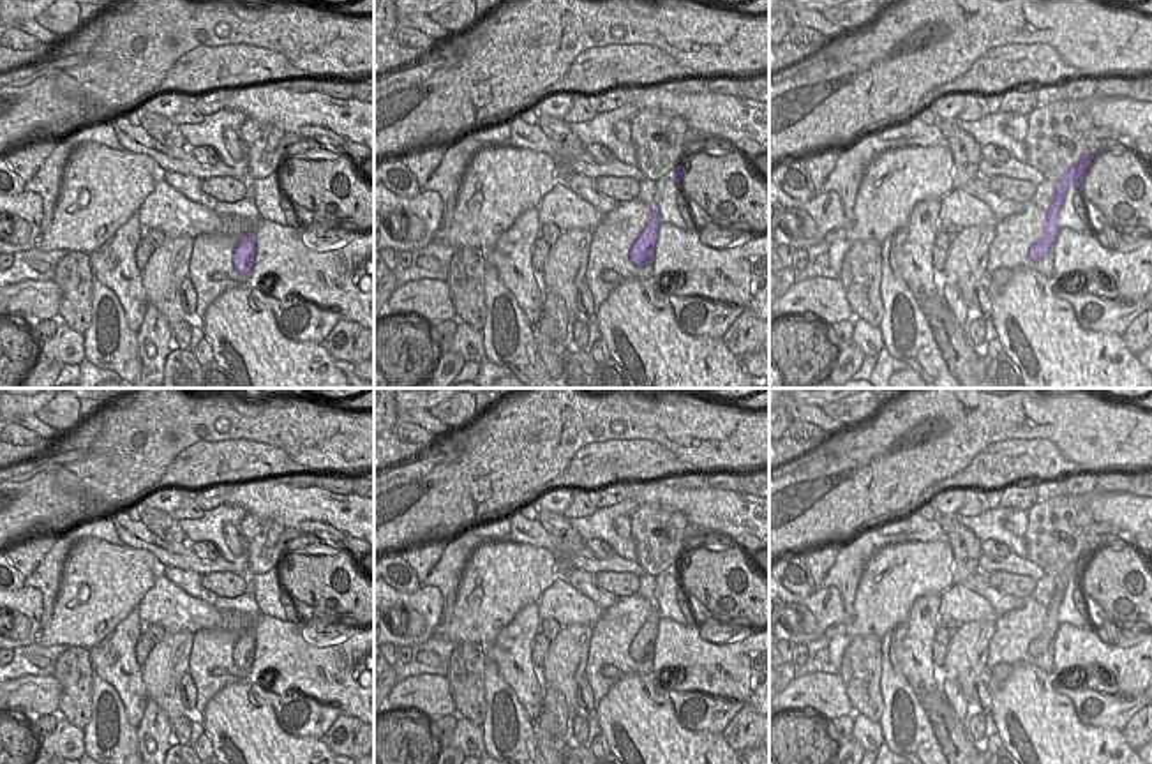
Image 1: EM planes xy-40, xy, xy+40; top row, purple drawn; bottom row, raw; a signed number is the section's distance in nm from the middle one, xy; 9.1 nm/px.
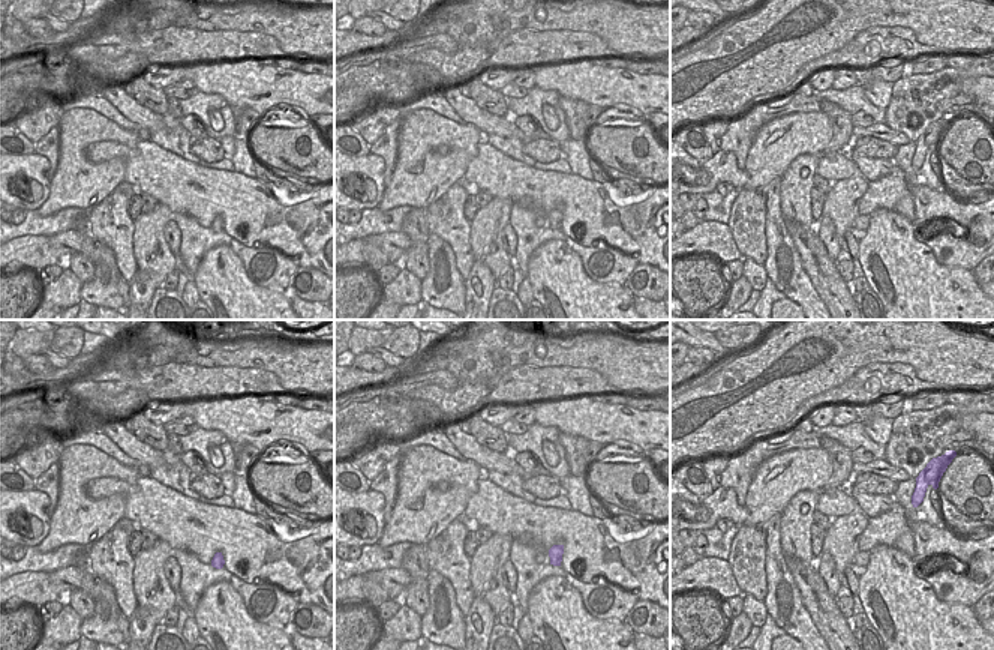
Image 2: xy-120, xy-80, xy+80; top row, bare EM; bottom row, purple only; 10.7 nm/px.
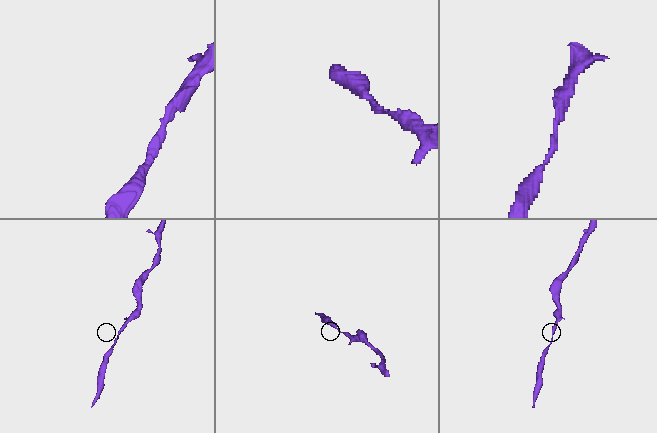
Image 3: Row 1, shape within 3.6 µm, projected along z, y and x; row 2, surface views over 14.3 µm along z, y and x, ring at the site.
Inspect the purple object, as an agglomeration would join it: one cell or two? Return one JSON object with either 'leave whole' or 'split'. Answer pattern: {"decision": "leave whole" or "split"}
{"decision": "leave whole"}

